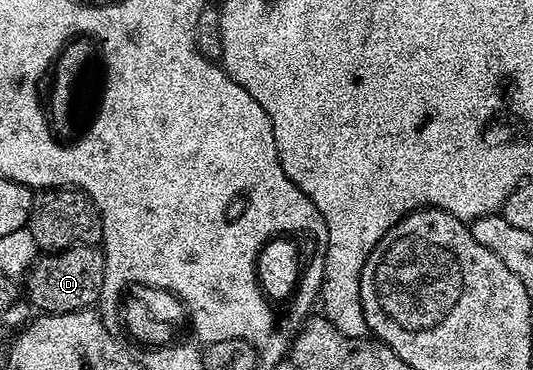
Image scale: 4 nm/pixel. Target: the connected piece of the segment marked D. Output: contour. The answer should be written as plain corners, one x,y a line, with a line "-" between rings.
93,245
71,247
65,251
49,254
35,264
31,279
32,287
36,290
36,303
41,307
41,312
67,315
69,311
83,311
91,308
99,300
104,280
103,250

